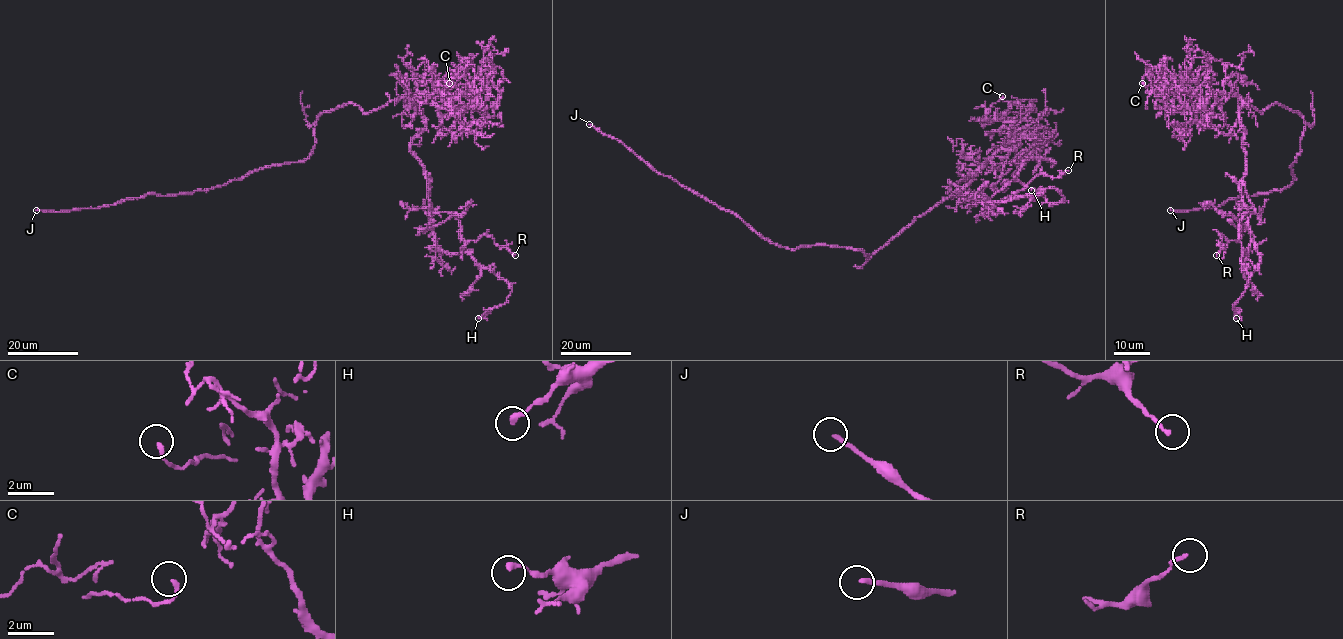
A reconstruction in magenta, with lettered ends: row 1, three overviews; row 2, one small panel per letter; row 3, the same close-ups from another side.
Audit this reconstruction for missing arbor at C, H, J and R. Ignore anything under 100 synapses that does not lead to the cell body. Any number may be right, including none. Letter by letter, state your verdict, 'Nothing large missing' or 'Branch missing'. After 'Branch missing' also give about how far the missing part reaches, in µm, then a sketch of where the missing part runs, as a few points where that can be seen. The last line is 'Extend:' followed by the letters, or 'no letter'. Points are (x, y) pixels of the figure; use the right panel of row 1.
C: Nothing large missing
H: Nothing large missing
J: Branch missing. Missing length about 25 µm. Course of what is missing: (1170, 210), (1157, 212), (1156, 224), (1160, 218), (1163, 222)
R: Nothing large missing
Extend: J

